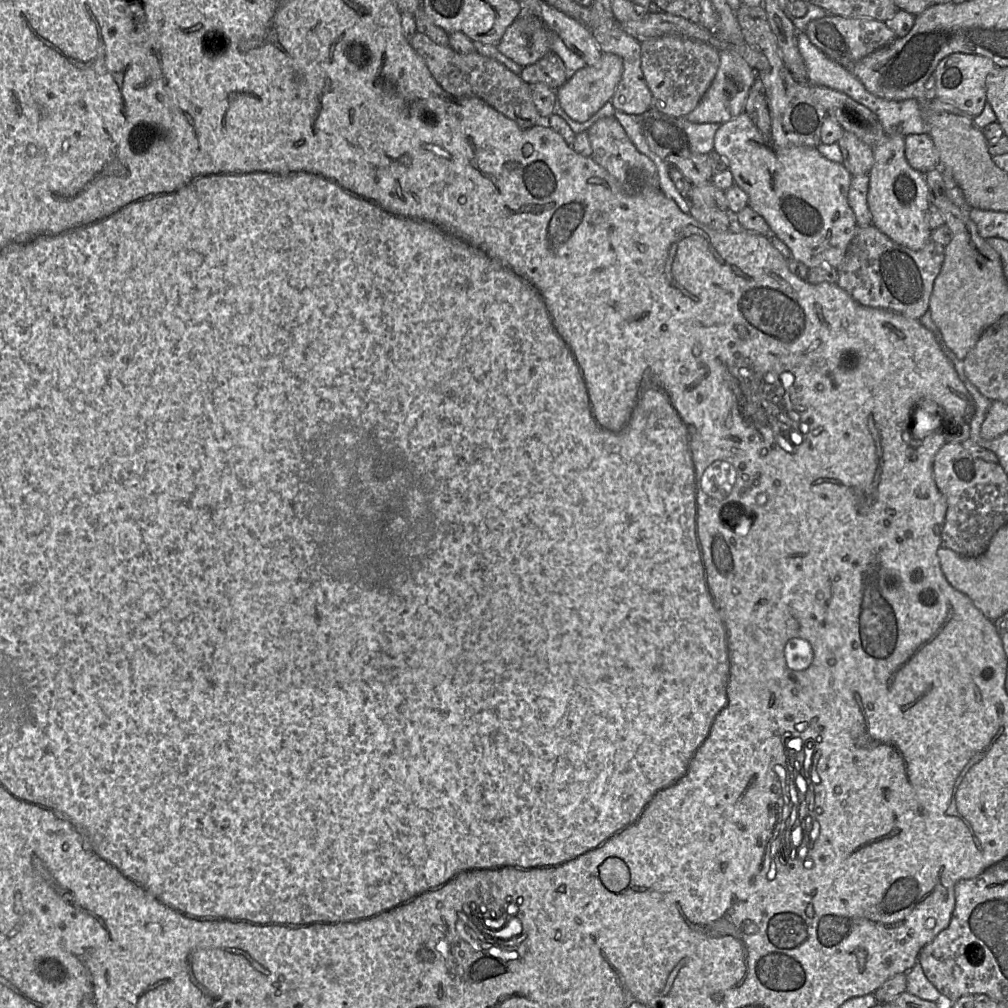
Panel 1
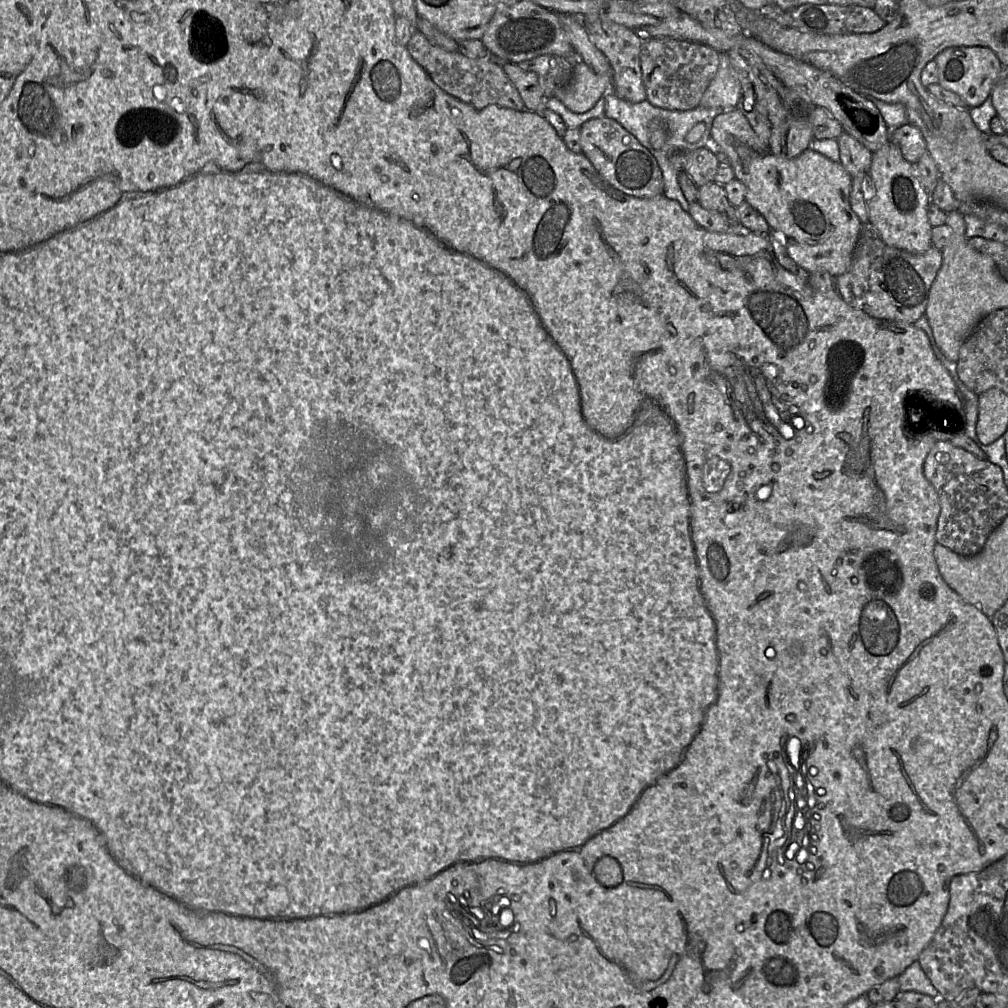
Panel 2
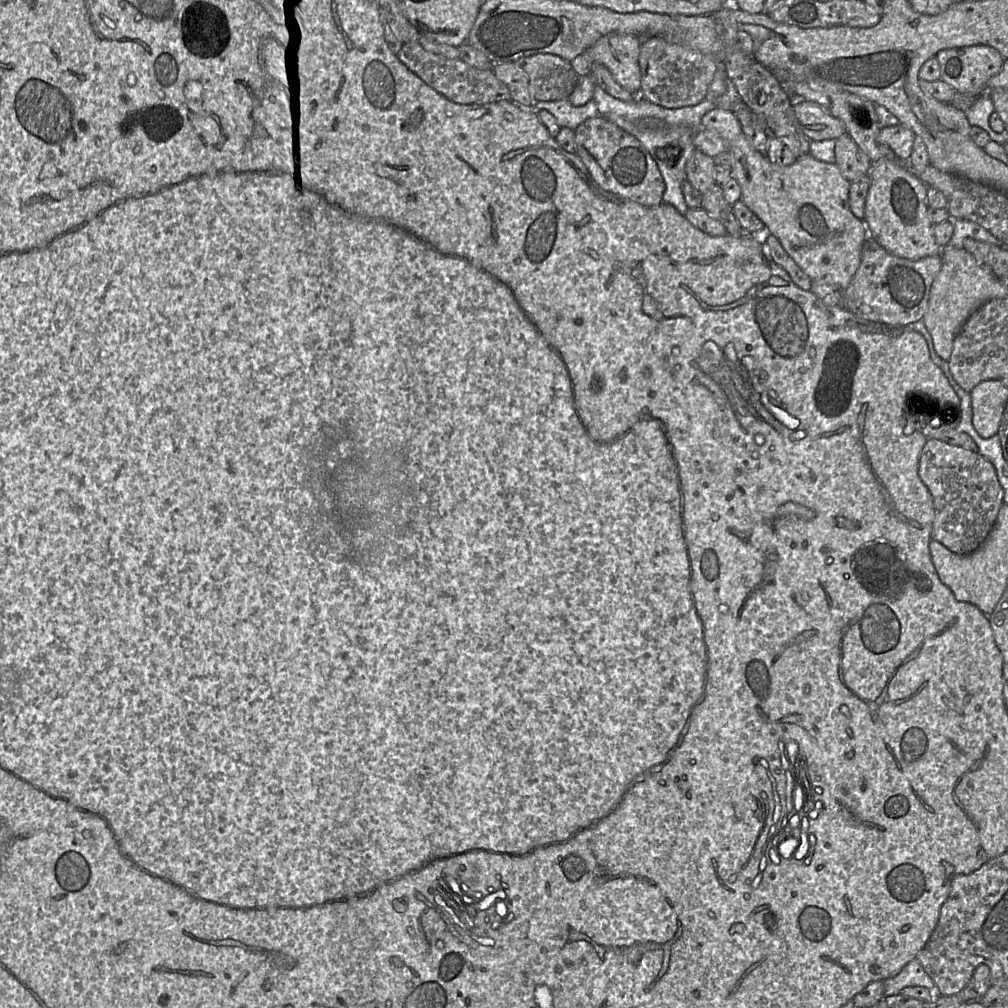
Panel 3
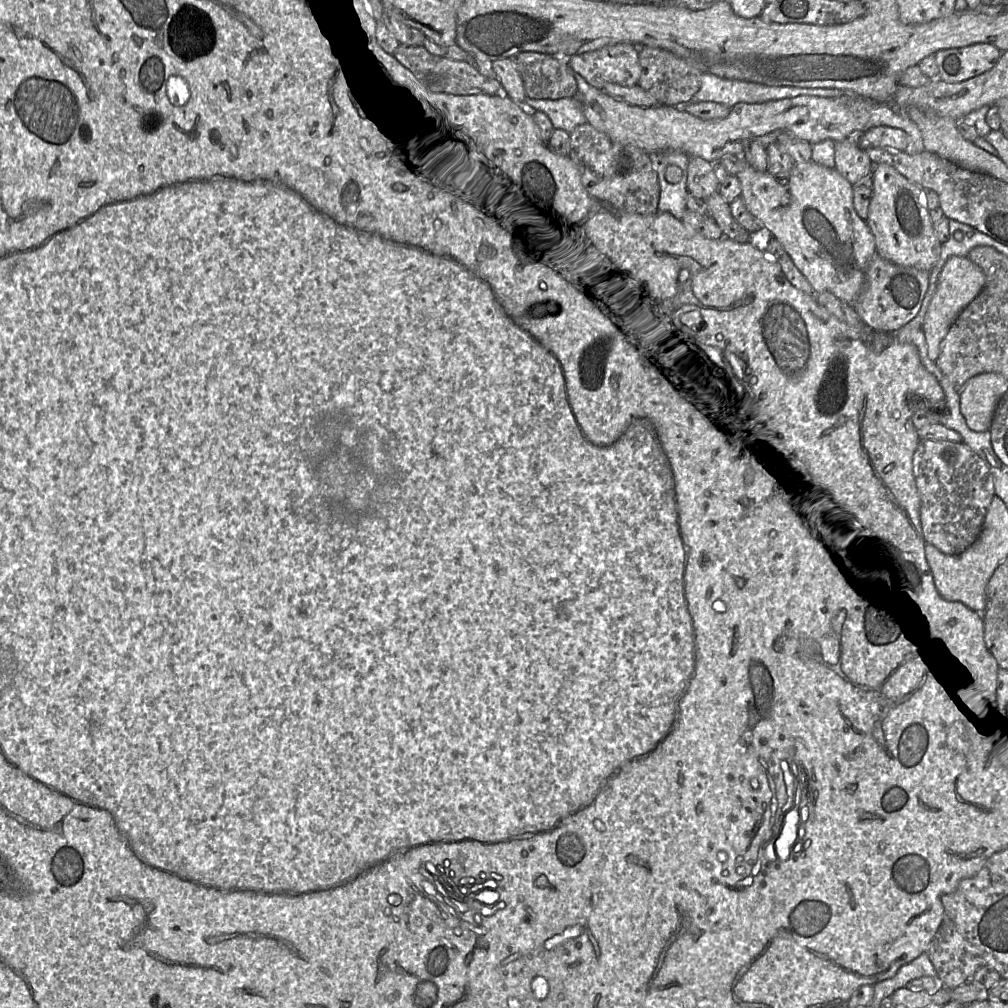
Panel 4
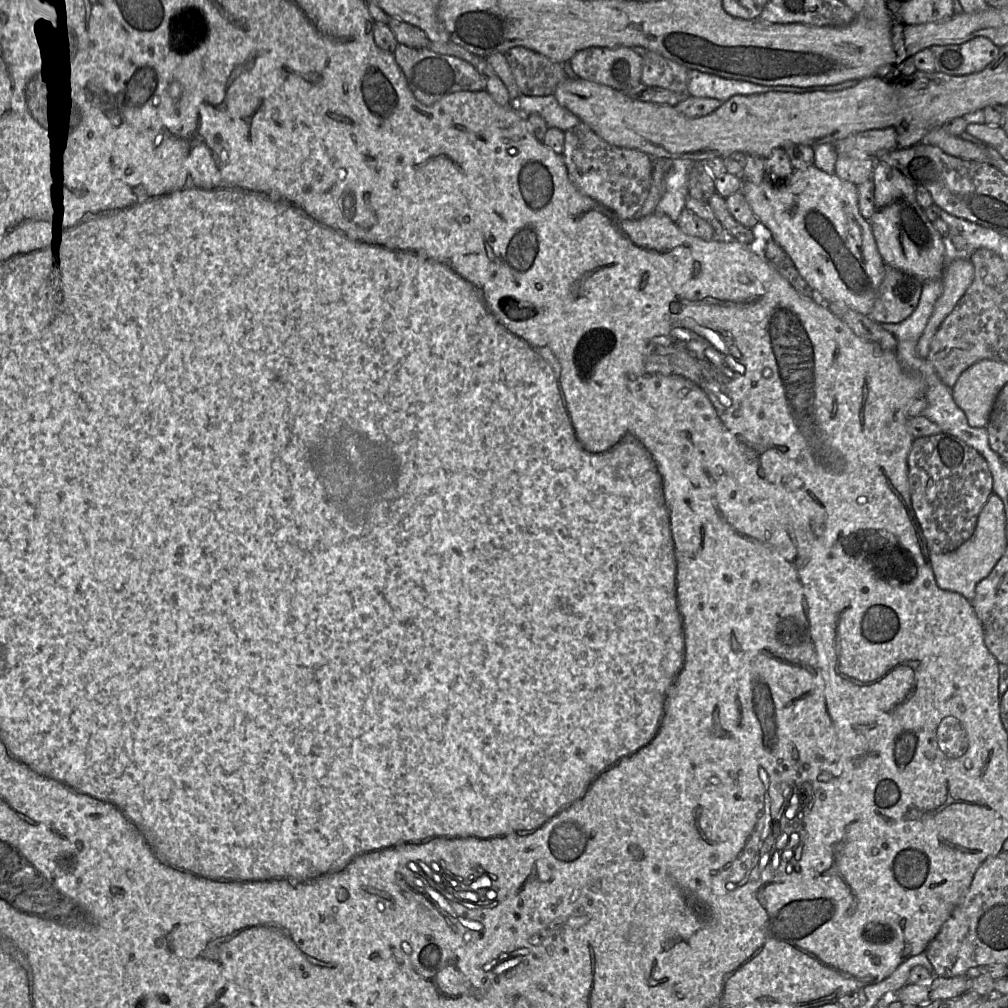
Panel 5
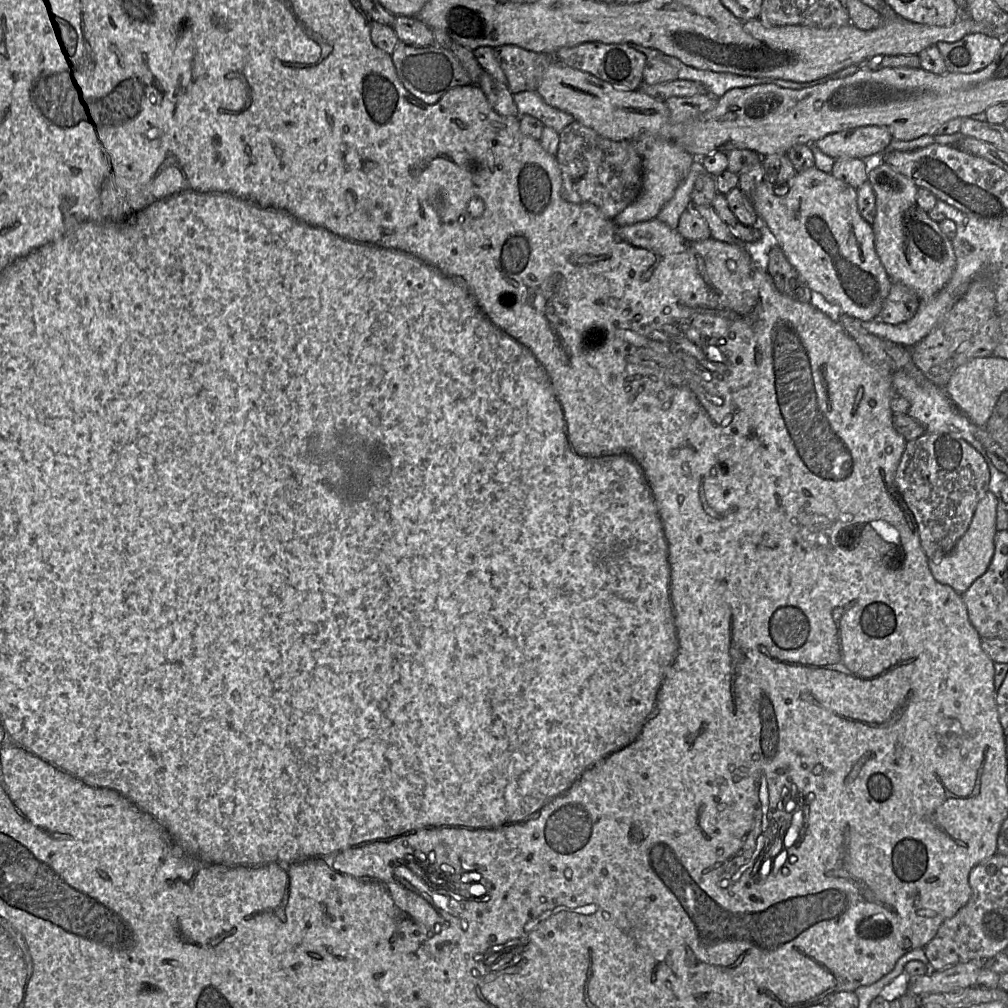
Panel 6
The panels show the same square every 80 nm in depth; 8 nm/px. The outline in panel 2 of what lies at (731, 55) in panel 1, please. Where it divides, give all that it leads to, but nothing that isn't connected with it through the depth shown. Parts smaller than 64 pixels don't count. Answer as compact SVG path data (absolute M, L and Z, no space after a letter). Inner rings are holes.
M719 54L716 75L704 92L699 106L730 111L739 107L742 87L727 54Z

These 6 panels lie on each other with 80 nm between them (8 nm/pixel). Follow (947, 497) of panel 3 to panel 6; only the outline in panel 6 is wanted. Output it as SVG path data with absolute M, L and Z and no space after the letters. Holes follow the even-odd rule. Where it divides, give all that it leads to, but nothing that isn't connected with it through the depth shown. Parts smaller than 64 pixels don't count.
M926 433L907 441L895 484L917 523L921 547L928 560L939 560L965 534L979 501L988 492L990 471L983 456L962 438Z

